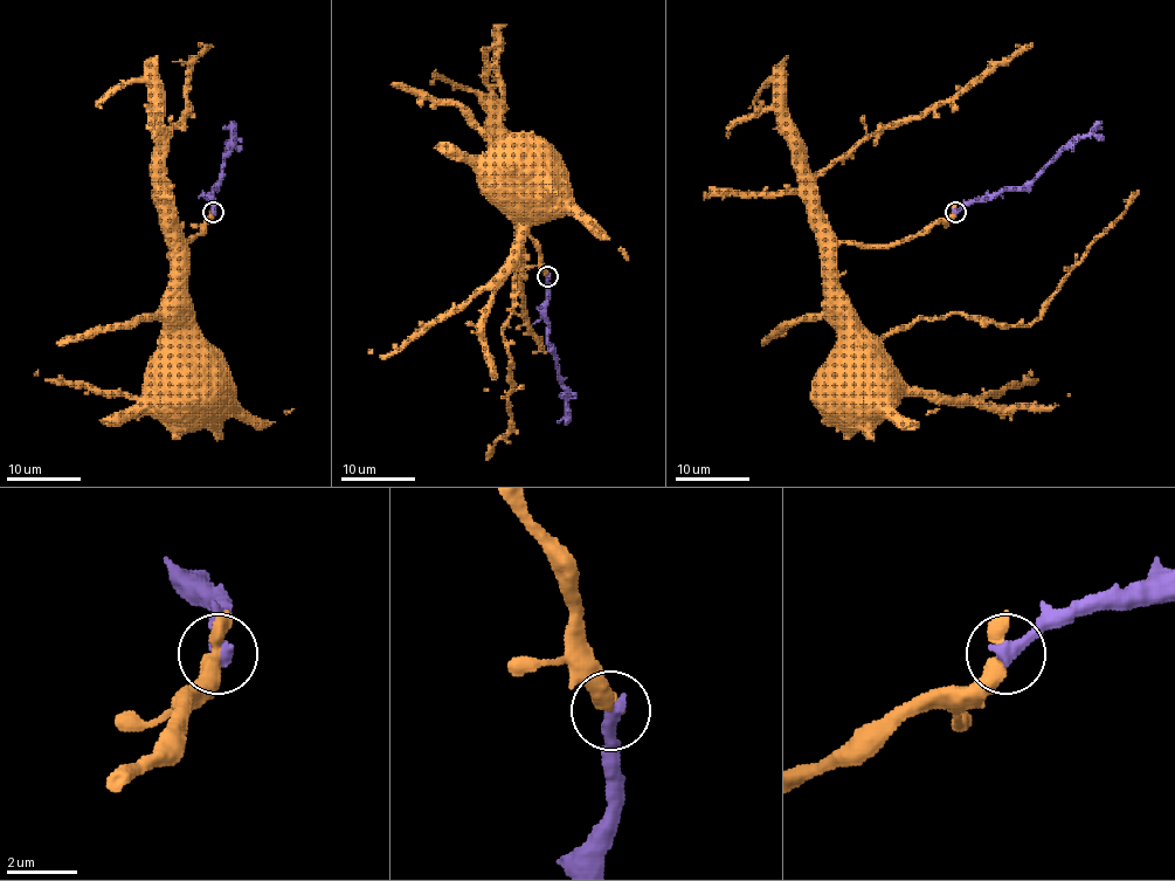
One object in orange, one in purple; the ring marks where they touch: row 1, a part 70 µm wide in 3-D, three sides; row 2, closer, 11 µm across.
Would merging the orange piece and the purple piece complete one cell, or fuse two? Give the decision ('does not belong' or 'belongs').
belongs

